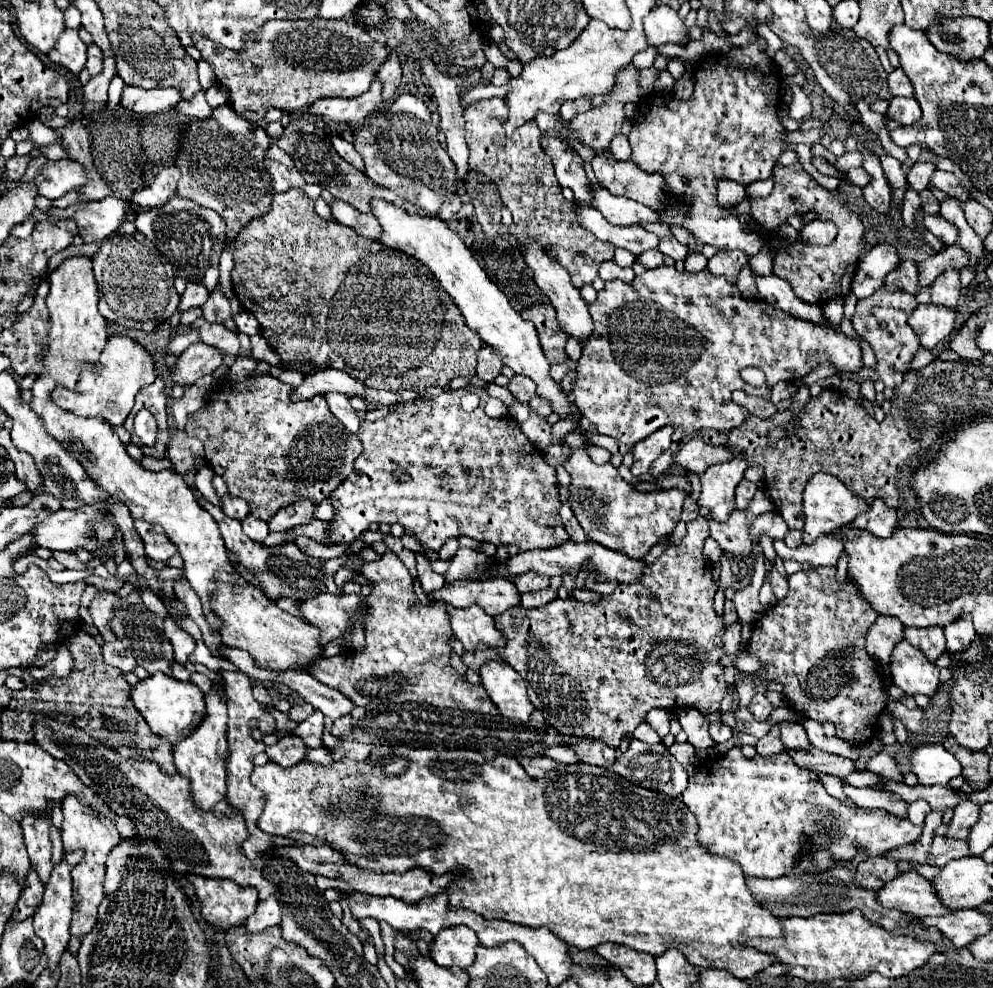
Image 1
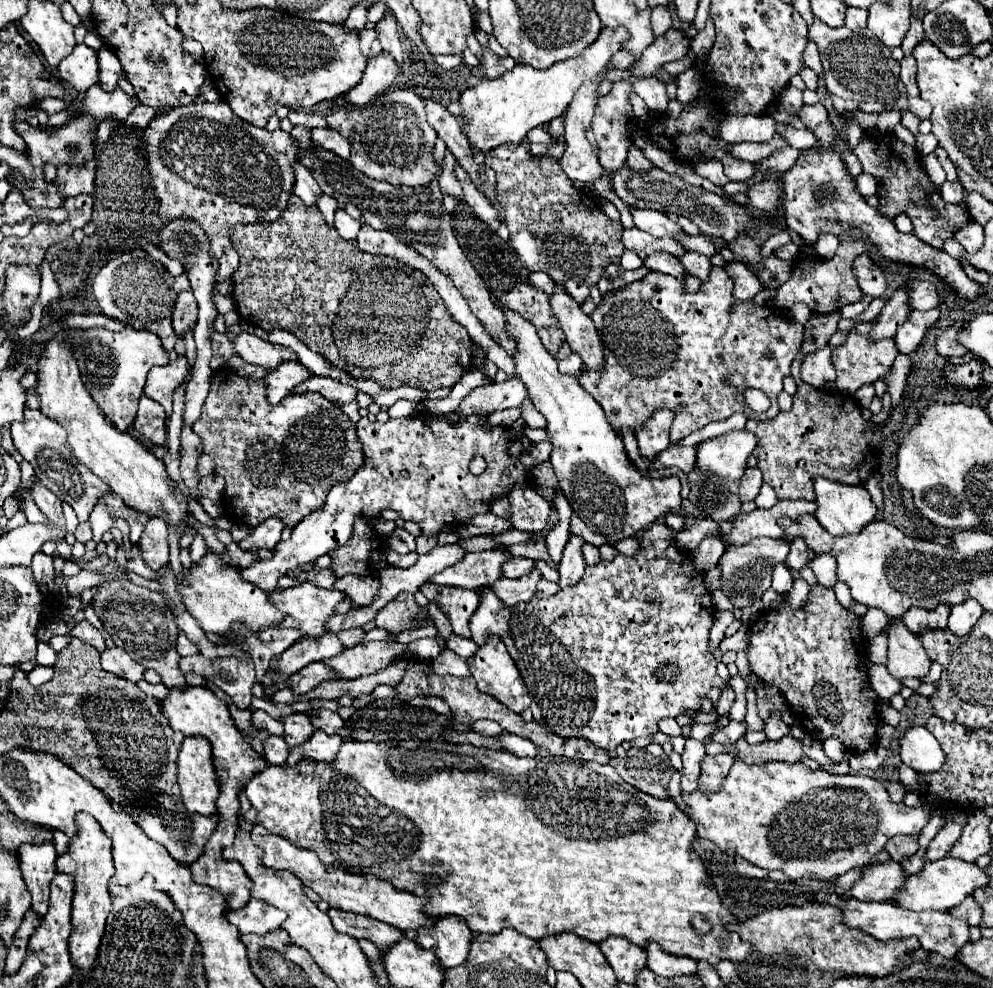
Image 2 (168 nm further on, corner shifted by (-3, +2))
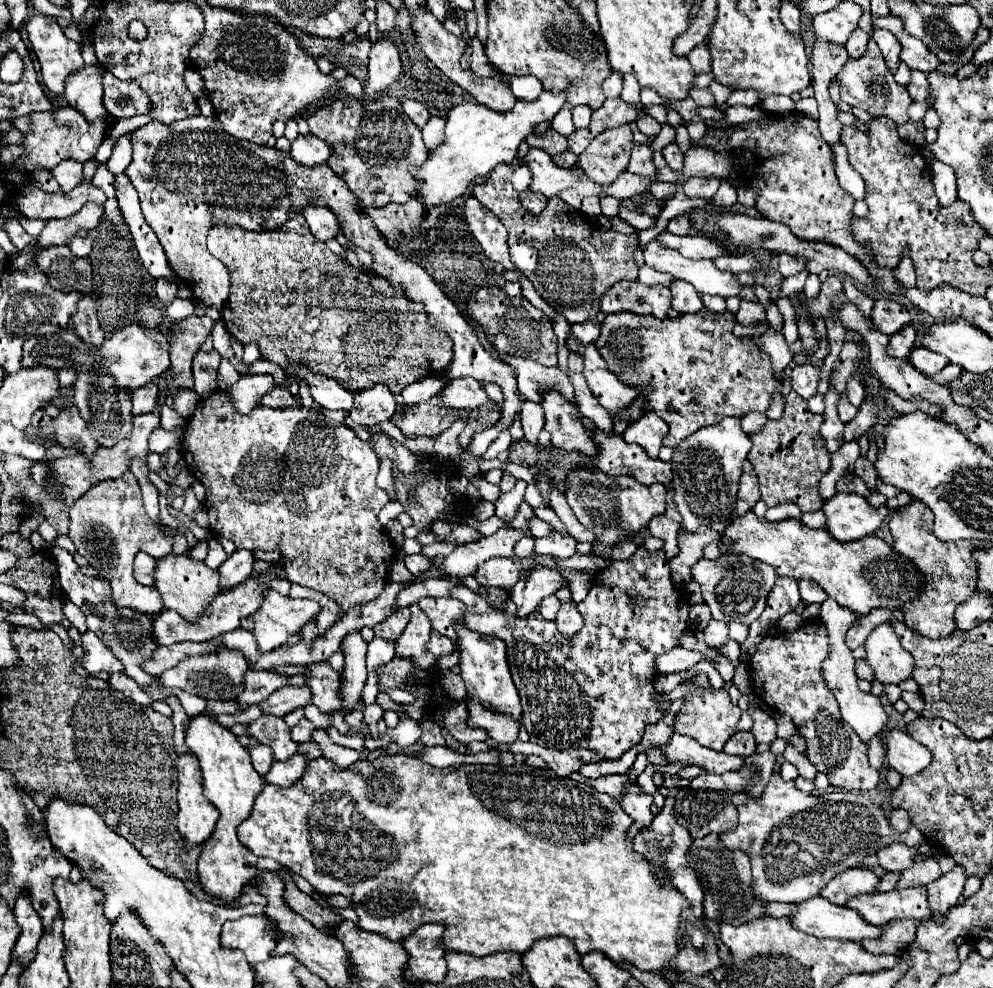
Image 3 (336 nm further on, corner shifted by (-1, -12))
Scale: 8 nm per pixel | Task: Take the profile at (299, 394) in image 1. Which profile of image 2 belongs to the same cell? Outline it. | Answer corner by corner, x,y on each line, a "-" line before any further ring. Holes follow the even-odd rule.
282,362
268,376
264,376
268,404
278,404
282,396
290,394
290,388
294,388
294,384
300,384
302,380
310,378
310,374
312,372
300,362

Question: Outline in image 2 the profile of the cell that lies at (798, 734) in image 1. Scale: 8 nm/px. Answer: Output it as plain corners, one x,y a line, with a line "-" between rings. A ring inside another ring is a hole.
774,710
774,712
764,720
764,732
766,732
766,736
768,736
770,740
780,740
780,738
784,738
784,736
790,732
790,728
780,720
780,712

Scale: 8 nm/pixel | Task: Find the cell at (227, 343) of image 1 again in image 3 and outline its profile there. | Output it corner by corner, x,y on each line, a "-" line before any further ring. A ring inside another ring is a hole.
290,364
286,370
288,376
294,376
296,380
302,380
310,386
312,398
326,410
342,410
348,412
352,408
352,398
354,394
344,390
336,380
320,376
320,374
312,374
310,370
306,370
306,366
298,366
298,364

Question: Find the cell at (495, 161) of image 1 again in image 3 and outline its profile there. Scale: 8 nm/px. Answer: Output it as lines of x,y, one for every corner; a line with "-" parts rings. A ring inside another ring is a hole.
502,164
496,166
496,170
492,170
492,174
488,174
484,184
474,186
474,196
478,196
480,204
486,206
488,210
492,210
500,222
506,226
508,230
508,248
510,248
510,258
516,264
516,268
520,272
526,274
526,278
534,284
536,292
560,314
566,316
566,320
570,324
580,324
588,318
596,318
596,314
600,312
600,296
614,286
620,280
638,280
638,266
632,258
634,248
638,244
636,236
626,236
614,230
598,230
598,226
590,220
584,218
584,214
580,214
578,210
572,210
562,198
548,198
544,210
534,216
528,214
524,210
524,206
520,206
520,196
518,192
512,188
510,178
512,178
514,168
510,164

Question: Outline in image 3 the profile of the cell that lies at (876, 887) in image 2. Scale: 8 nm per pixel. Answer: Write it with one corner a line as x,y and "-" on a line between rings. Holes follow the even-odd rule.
854,868
854,870
846,870
844,874
838,874
832,882
828,882
820,892
820,896
830,900
832,904
846,906
848,898
878,892
876,890
878,884
880,884
880,876
876,876
872,870

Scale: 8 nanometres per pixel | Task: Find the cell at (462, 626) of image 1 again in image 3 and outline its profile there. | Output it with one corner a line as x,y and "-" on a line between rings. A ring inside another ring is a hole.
422,598
418,602
422,612
432,622
432,628
452,642
456,642
456,624
464,620
464,604
456,598

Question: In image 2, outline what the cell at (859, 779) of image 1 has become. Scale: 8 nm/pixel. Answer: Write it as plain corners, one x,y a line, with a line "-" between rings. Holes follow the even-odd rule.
884,782
884,786
886,786
892,802
902,802
904,800
906,790
904,790
904,786
900,782

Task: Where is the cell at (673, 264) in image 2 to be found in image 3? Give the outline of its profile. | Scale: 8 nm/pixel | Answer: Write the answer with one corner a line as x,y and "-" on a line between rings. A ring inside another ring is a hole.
672,280
670,292
672,292
672,308
676,312
680,312
680,314
684,314
684,312
698,312
702,308
700,294
688,282

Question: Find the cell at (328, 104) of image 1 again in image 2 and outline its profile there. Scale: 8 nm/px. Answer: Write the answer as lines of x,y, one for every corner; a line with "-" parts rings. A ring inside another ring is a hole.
382,52
378,56
372,56
366,64
362,80
344,98
350,106
358,106
358,108
366,106
378,94
386,92
392,86
396,76
398,76
398,66
396,66
396,60
392,58
392,54

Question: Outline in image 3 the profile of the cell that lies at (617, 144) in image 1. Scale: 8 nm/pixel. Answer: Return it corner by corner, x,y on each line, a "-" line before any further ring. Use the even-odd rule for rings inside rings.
652,182
648,192
656,198
656,200
662,200
662,198
672,198
674,196
674,184
668,184
668,182

